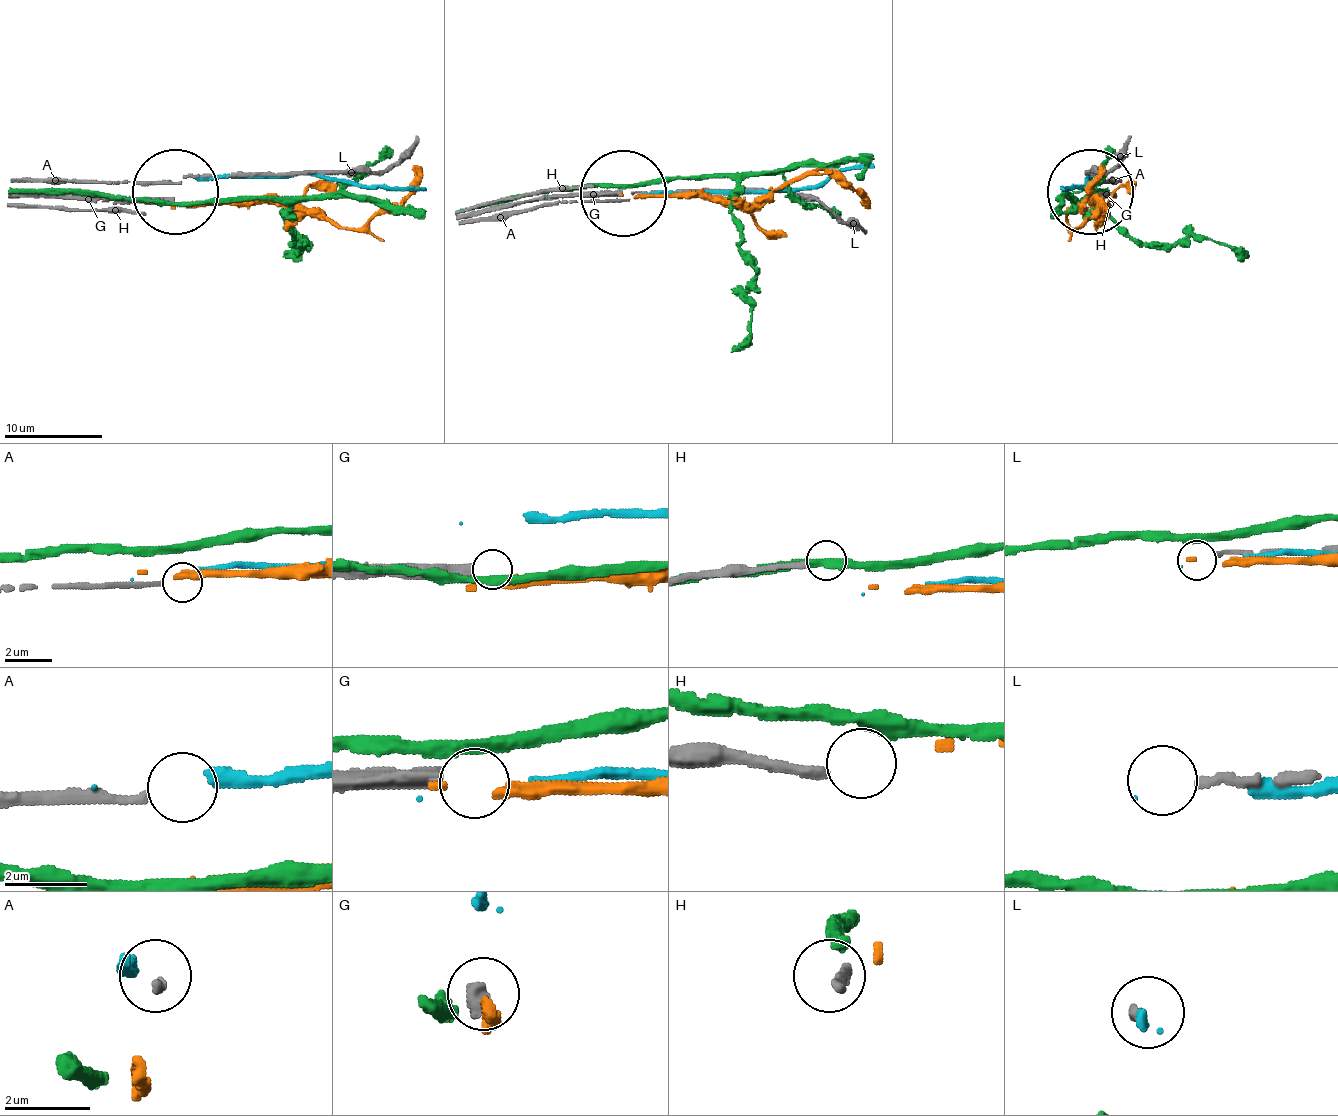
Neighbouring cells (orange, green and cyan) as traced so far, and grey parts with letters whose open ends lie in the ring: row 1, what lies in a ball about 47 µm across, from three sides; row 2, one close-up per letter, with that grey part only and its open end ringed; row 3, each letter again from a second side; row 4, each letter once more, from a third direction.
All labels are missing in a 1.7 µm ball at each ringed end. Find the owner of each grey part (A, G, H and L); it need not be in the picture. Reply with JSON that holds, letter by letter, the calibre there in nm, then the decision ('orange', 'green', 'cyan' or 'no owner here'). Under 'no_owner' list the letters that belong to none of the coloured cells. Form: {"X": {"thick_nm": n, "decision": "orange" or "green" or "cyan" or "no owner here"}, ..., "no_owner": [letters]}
{"A": {"thick_nm": 160, "decision": "no owner here"}, "G": {"thick_nm": 550, "decision": "no owner here"}, "H": {"thick_nm": 240, "decision": "no owner here"}, "L": {"thick_nm": 200, "decision": "no owner here"}, "no_owner": ["A", "G", "H", "L"]}

